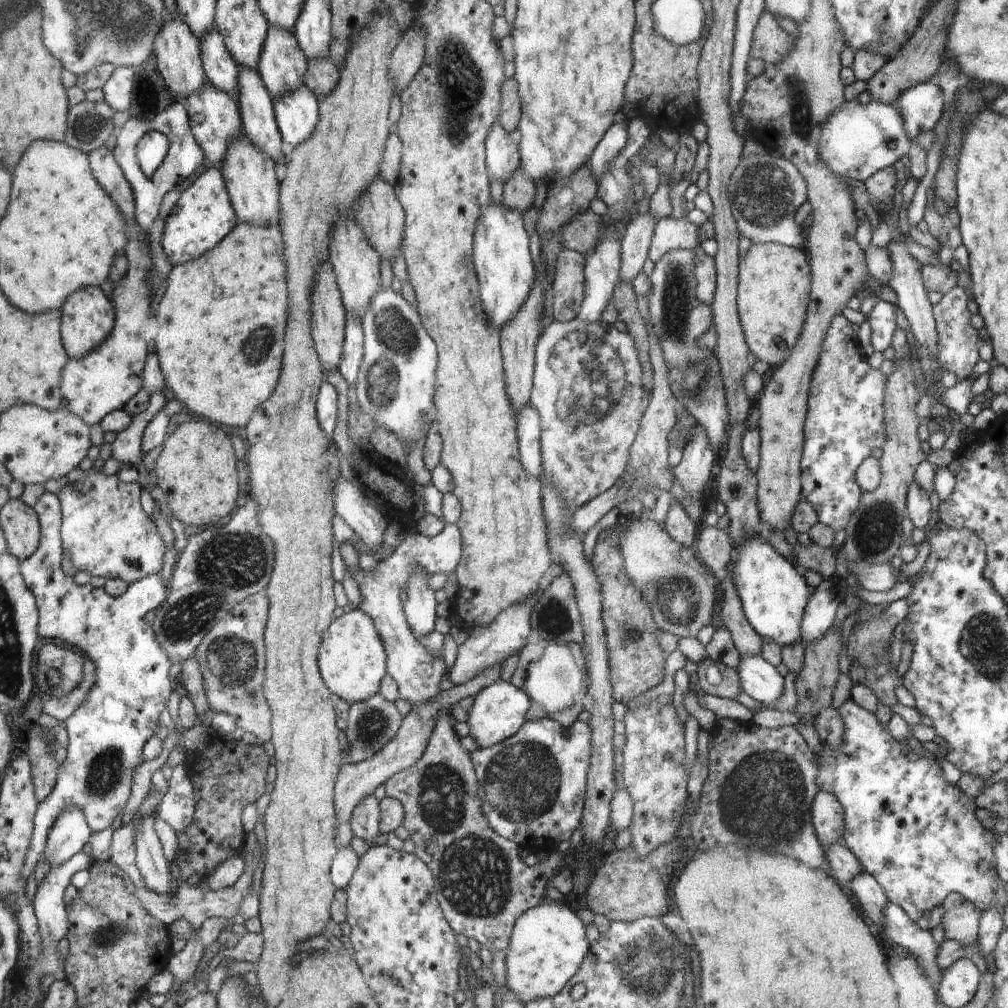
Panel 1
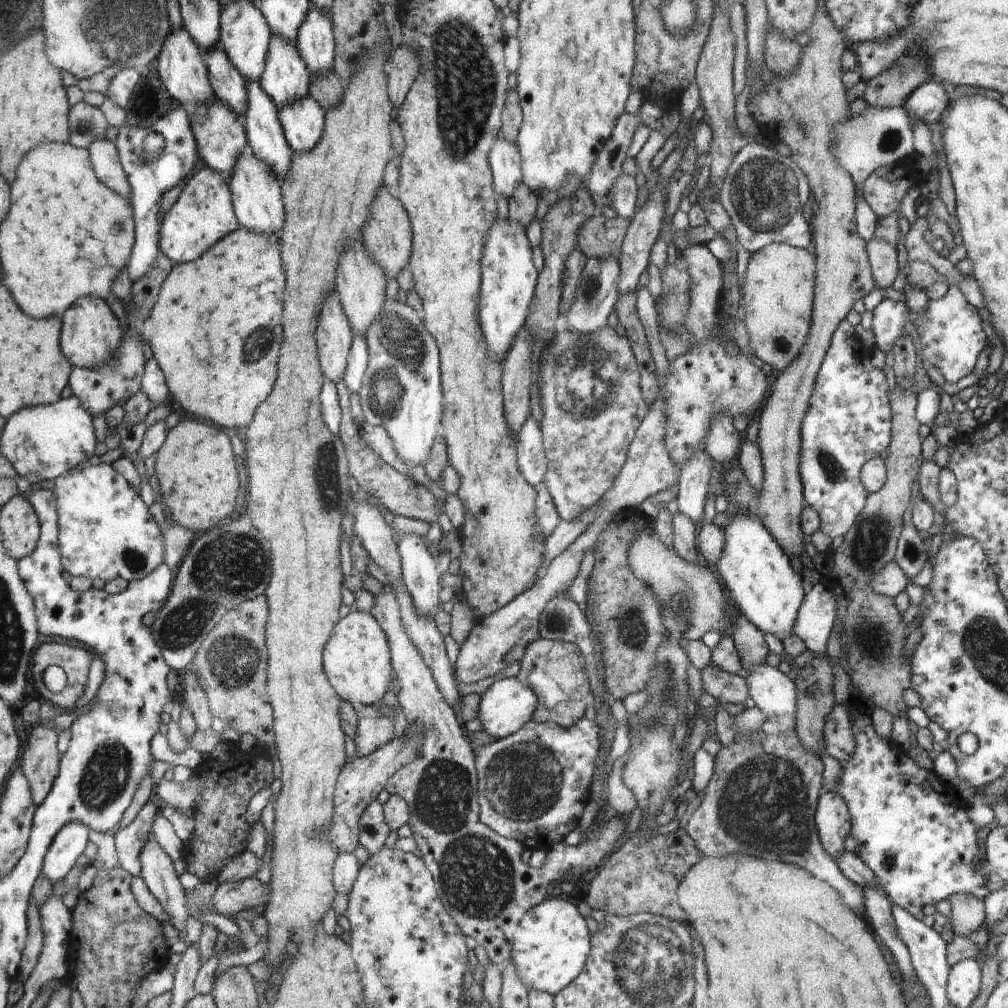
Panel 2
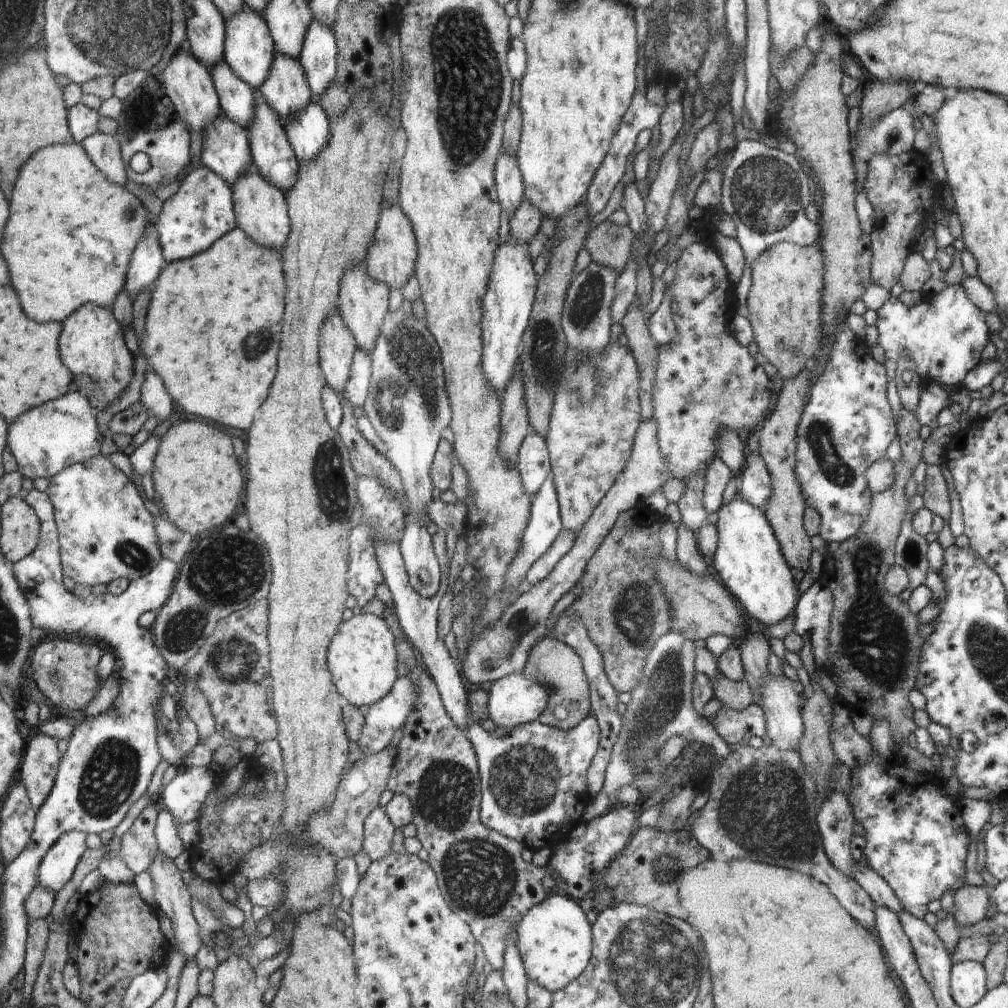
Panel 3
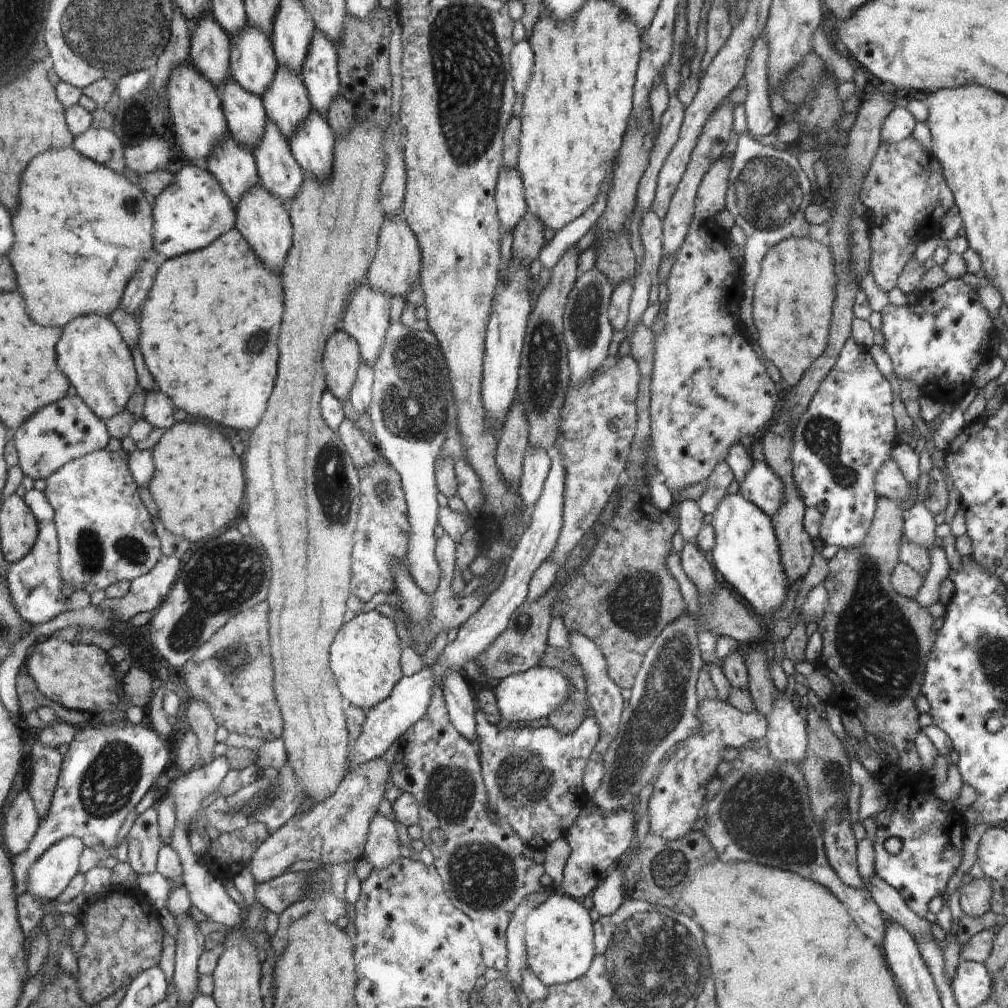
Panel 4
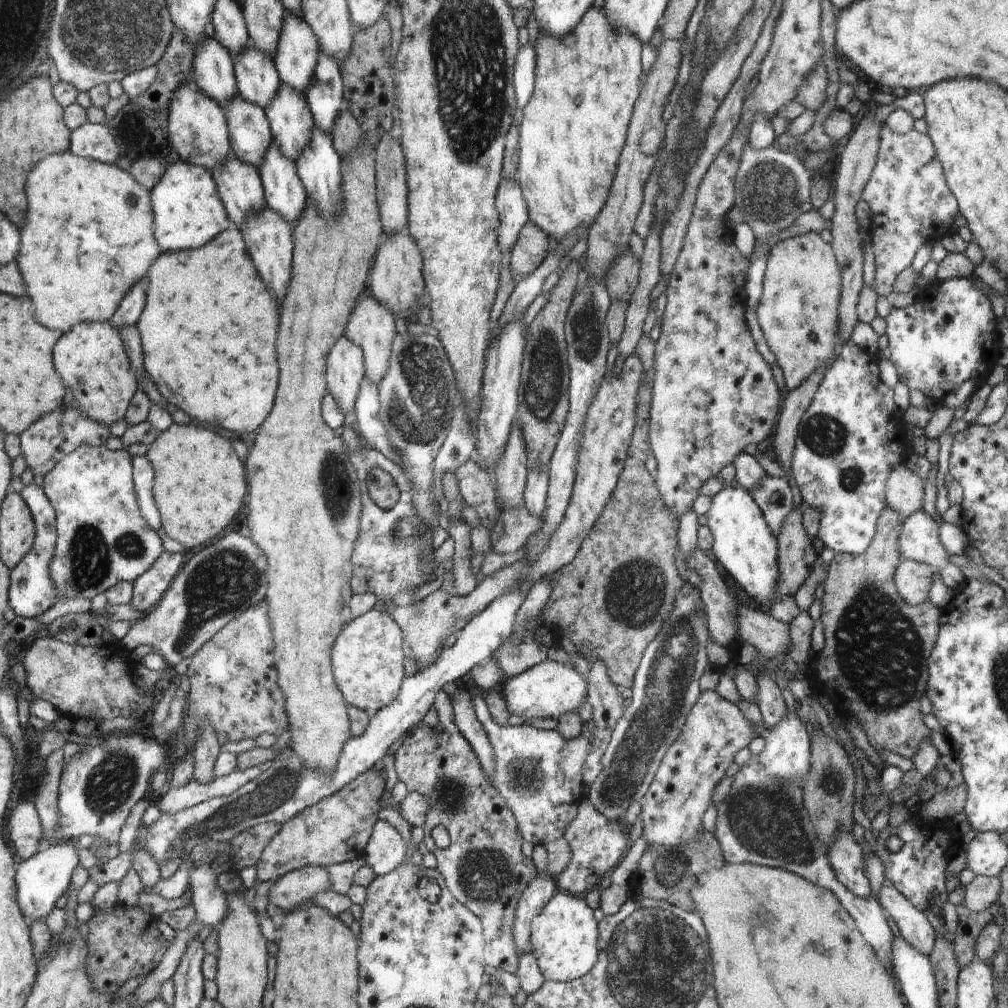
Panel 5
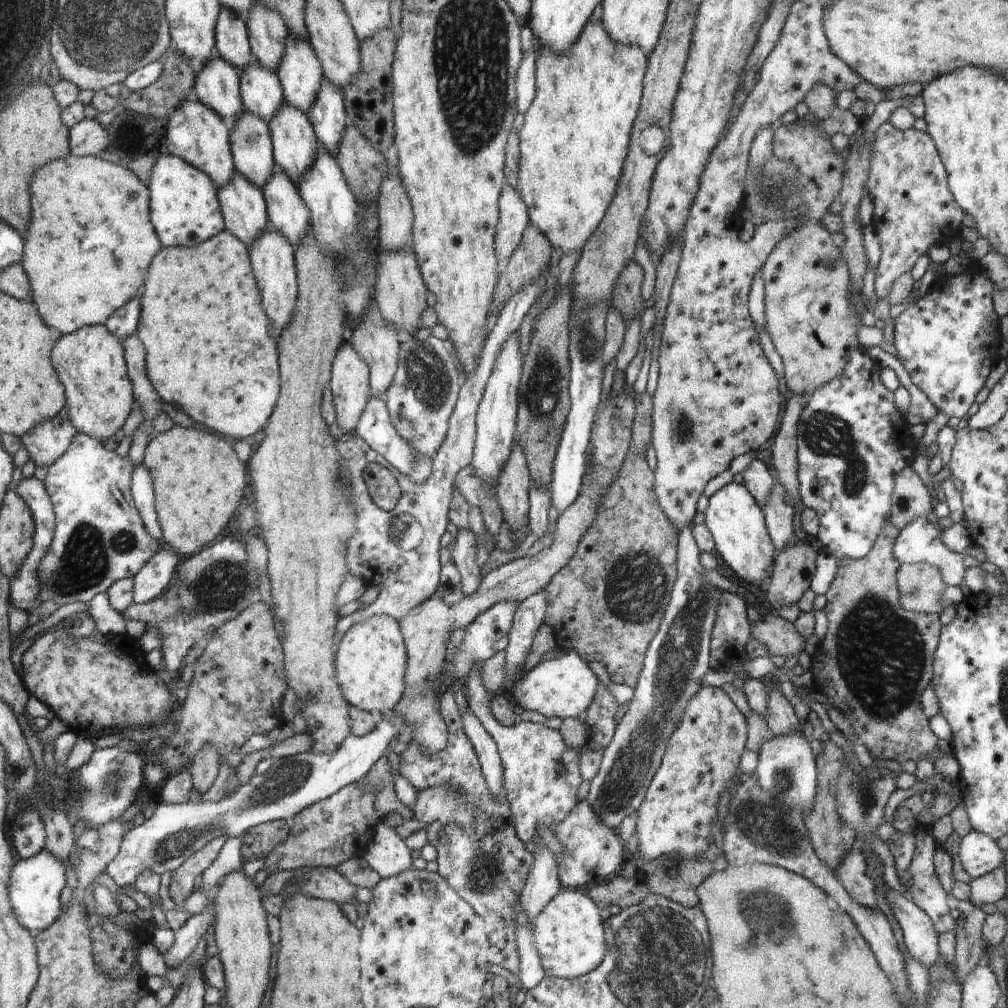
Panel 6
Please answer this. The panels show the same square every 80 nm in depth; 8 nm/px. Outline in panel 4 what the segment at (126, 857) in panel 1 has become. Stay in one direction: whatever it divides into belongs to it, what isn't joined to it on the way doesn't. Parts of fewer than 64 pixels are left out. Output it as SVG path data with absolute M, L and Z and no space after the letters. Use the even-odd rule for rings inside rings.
M156 805L135 816L135 821L127 832L126 842L127 862L137 875L156 871L156 858L162 847Z

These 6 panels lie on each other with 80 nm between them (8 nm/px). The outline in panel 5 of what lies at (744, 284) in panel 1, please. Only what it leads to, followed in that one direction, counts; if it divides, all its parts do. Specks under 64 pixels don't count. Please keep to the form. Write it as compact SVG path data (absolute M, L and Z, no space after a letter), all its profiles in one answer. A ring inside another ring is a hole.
M814 231L776 242L769 250L763 294L756 307L756 314L766 344L776 357L777 365L782 370L789 389L798 388L802 382L814 376L820 369L828 370L829 366L836 361L838 348L842 348L838 318L841 297L840 271L832 245L822 240L820 233Z

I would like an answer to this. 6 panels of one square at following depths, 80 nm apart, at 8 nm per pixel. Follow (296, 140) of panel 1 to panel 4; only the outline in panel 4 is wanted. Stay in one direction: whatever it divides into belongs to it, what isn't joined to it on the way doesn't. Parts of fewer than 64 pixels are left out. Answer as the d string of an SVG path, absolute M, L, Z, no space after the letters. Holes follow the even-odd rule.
M312 109L298 133L291 136L292 154L304 172L304 176L312 175L319 179L327 179L333 171L335 132L327 119Z

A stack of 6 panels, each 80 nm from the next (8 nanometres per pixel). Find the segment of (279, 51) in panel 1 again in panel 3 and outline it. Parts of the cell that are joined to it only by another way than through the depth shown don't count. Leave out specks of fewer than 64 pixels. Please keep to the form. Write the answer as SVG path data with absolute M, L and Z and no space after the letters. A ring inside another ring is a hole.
M276 52L270 76L259 92L284 124L314 99L303 63L281 52Z

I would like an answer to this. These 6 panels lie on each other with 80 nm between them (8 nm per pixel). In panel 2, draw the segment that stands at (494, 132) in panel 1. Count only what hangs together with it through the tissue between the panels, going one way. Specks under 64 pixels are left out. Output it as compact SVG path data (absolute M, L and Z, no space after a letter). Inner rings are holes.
M502 135L495 138L491 146L490 164L494 175L494 187L507 200L515 186L522 183L521 162L516 142L506 140Z

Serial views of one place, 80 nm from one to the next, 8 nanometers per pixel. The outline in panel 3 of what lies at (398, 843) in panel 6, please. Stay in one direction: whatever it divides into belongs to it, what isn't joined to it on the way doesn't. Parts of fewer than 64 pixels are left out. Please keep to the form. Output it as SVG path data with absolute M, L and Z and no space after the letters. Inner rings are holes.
M379 804L368 813L364 821L363 849L372 861L380 860L391 850L395 826L387 817L386 811Z

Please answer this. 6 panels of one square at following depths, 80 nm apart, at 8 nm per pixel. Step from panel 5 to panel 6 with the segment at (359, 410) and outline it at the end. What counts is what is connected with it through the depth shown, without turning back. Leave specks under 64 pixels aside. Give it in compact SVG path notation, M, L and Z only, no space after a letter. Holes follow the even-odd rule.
M371 395L368 397L366 409L363 410L362 417L359 418L359 424L355 426L354 435L362 438L366 441L368 446L375 448L390 464L397 468L404 475L408 475L412 482L416 484L422 484L432 472L432 461L433 459L428 457L417 458L418 470L415 468L410 468L412 464L408 461L409 458L414 457L413 454L415 451L409 445L406 445L407 442L396 432L396 429L392 426L386 405L385 400L382 397Z

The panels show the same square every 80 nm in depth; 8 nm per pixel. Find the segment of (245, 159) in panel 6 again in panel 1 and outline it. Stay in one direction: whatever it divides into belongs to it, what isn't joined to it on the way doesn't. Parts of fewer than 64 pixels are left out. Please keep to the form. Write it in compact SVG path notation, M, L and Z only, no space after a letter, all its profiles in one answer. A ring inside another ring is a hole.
M215 28L206 37L200 38L203 69L208 84L234 96L238 92L239 66Z

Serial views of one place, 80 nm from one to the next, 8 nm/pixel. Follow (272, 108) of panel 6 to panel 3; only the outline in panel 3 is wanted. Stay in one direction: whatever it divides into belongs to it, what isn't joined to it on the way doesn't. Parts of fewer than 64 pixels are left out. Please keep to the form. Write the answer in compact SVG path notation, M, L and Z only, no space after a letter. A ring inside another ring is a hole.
M246 4L225 20L226 40L223 60L235 71L236 76L252 88L260 89L270 76L271 66L276 56L275 41L267 21Z

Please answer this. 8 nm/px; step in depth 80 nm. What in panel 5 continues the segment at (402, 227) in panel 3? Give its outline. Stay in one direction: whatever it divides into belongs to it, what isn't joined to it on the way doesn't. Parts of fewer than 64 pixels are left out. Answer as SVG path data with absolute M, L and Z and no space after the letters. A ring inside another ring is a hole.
M405 228L404 231L399 233L392 233L386 236L386 240L380 245L378 255L374 258L374 263L371 266L371 272L368 278L370 285L371 296L374 297L379 303L384 306L390 307L393 314L397 317L406 316L410 310L416 310L418 306L418 298L424 290L425 280L422 280L422 255L417 242L412 238L412 235Z

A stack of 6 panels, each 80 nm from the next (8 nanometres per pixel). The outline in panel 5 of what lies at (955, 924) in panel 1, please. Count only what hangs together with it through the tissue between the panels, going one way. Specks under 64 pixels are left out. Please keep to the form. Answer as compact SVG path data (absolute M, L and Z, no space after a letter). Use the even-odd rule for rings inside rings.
M976 875L976 877L965 886L965 899L963 904L972 912L980 912L996 902L1001 891L1001 880L998 877L987 877Z

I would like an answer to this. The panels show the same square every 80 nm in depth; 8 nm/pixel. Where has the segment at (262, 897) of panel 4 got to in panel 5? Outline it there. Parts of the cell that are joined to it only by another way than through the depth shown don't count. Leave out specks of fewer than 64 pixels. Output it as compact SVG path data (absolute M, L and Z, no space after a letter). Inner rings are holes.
M305 866L281 876L269 888L268 900L284 912L296 909L318 892L332 890L330 876L324 867Z

